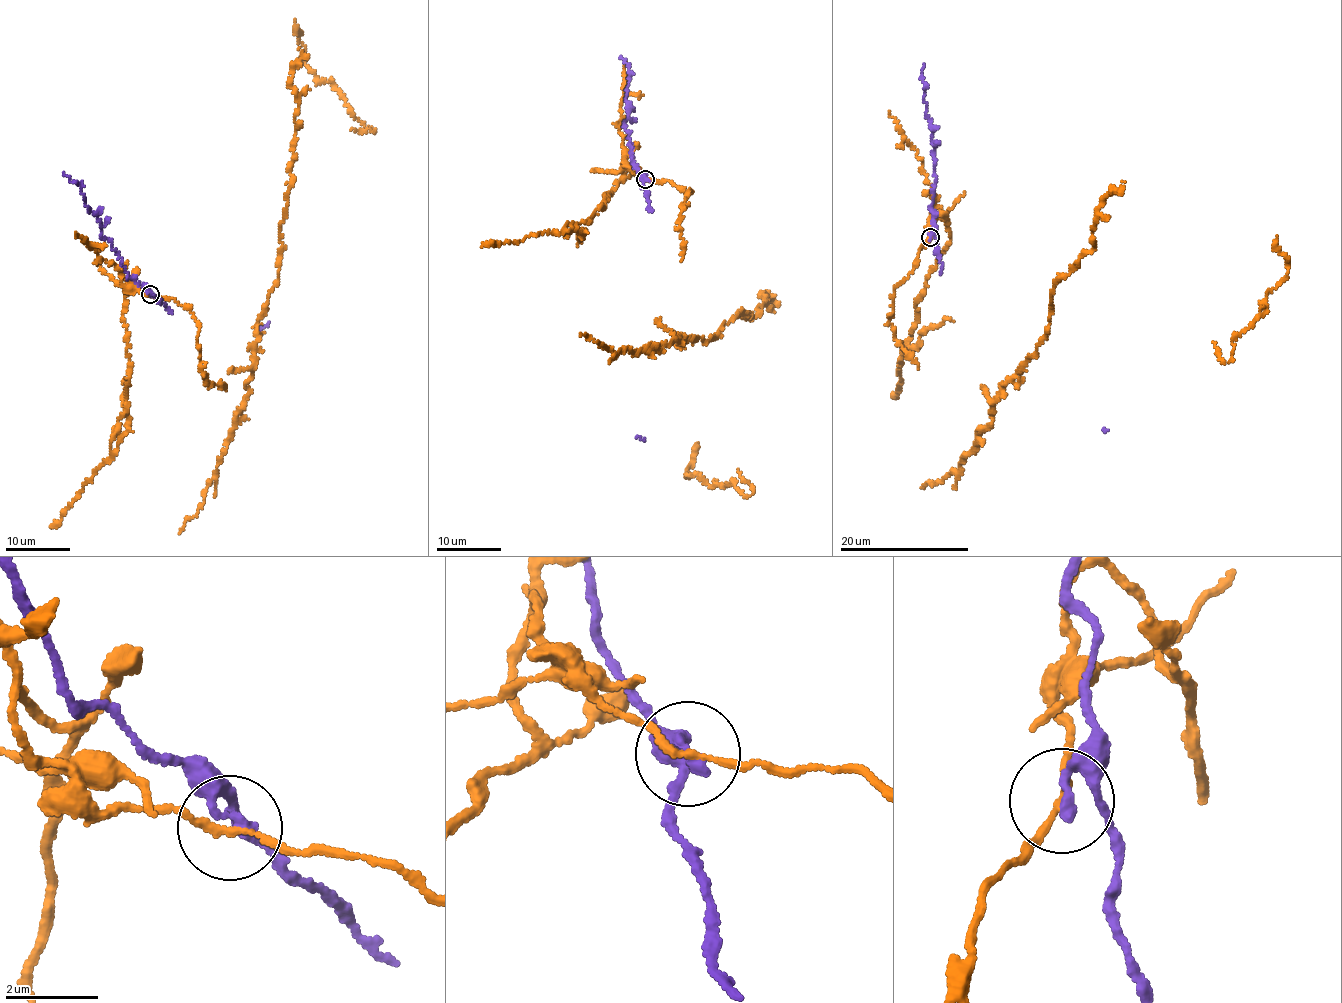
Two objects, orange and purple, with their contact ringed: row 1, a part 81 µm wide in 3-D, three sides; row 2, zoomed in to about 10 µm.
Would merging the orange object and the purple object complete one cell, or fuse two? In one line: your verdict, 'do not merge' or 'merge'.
do not merge

